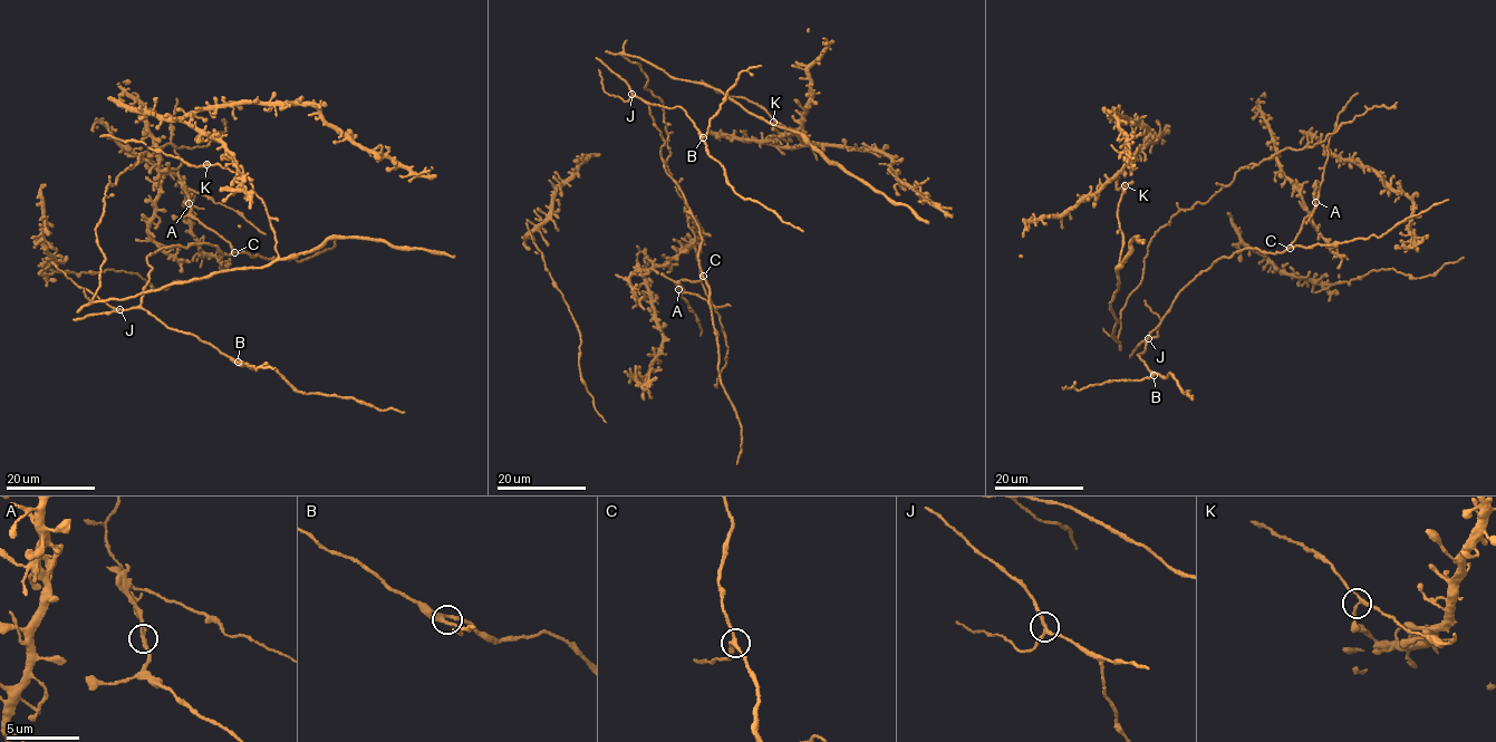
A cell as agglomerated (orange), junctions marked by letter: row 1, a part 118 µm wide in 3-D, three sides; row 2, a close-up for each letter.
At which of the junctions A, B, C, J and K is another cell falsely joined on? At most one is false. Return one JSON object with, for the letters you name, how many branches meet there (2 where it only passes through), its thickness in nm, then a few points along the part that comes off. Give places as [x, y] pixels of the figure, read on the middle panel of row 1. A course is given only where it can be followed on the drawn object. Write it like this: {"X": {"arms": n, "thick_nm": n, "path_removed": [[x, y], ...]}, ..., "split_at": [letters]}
{"A": {"arms": 3, "thick_nm": 200, "path_removed": [[678, 288], [695, 294], [716, 307], [730, 306]]}, "split_at": ["A"]}

